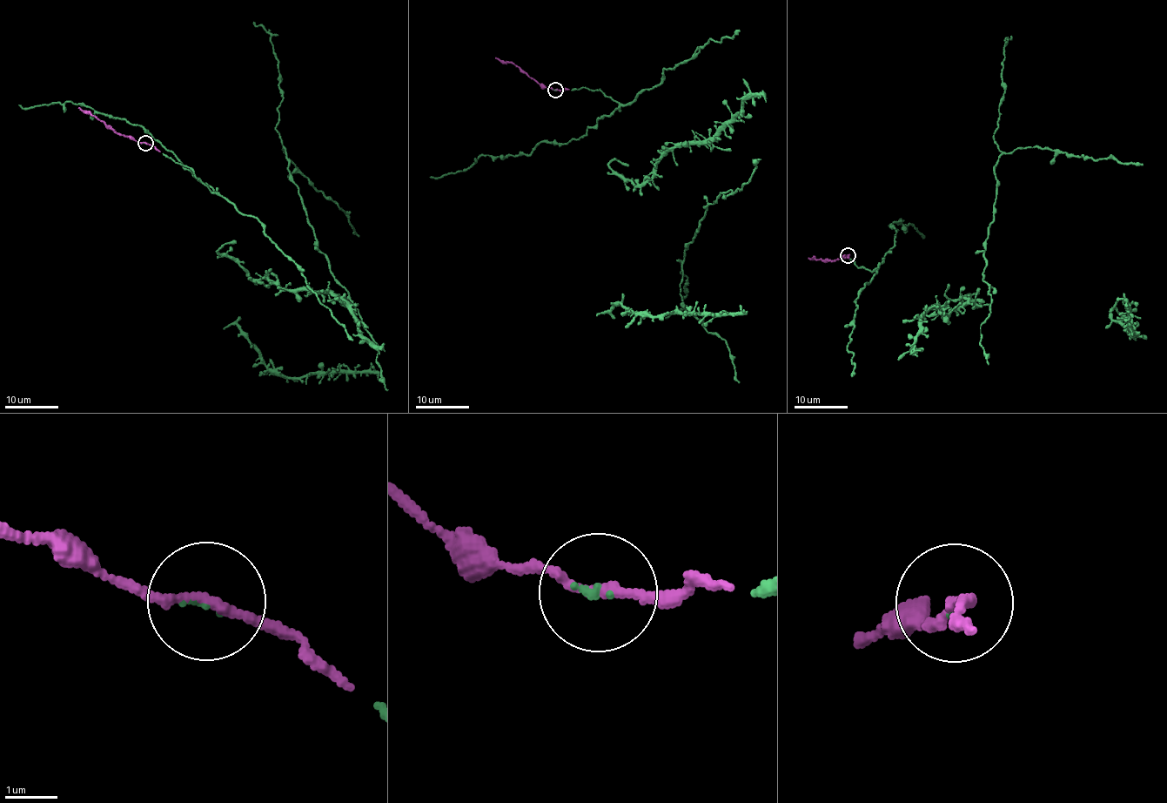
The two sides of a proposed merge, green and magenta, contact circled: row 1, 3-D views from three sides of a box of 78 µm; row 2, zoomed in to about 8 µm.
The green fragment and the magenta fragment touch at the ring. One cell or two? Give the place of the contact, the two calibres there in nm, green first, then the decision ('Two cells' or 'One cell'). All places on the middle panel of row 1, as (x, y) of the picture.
Place: (555, 90). Thickness 80 nm (green) against 180 nm. One cell

